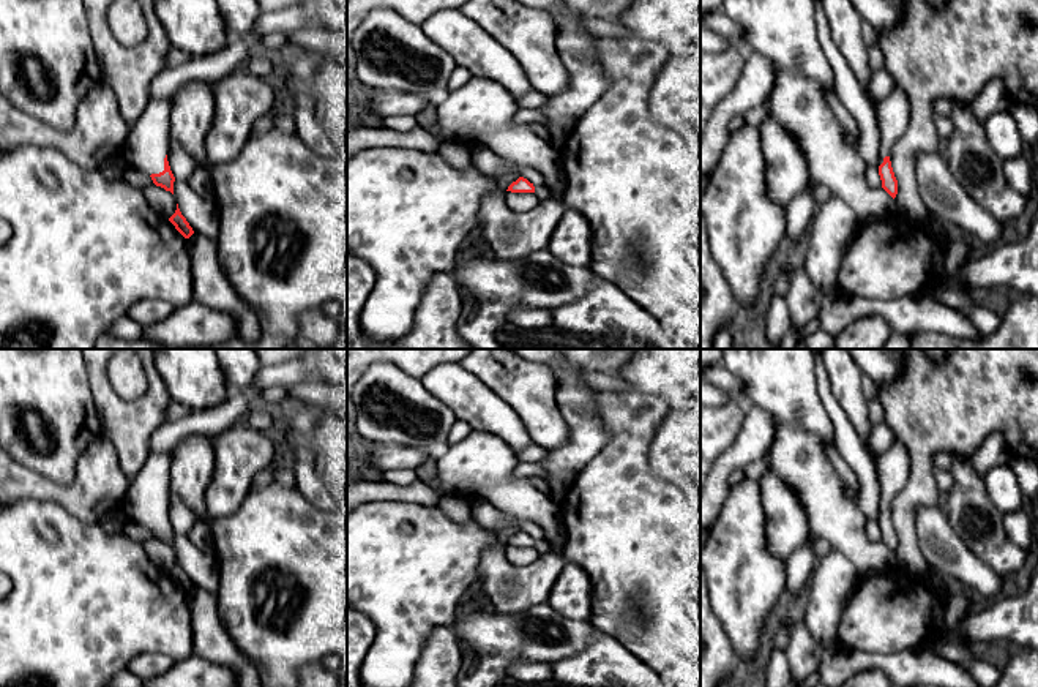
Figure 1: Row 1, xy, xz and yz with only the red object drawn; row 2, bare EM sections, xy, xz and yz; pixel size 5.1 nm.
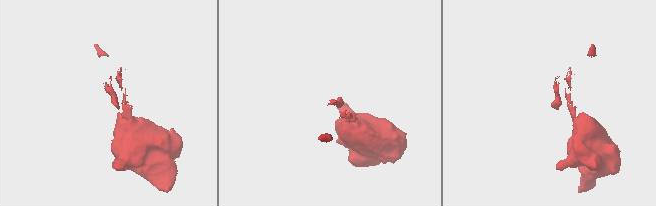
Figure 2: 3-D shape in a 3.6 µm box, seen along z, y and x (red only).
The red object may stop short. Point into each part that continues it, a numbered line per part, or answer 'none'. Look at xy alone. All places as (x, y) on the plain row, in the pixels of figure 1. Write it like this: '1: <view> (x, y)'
1: xy (147, 498)

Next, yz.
1: yz (893, 466)

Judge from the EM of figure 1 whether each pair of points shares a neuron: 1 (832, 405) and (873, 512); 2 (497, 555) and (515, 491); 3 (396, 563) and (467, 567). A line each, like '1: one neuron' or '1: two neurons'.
1: one neuron
2: two neurons
3: one neuron

